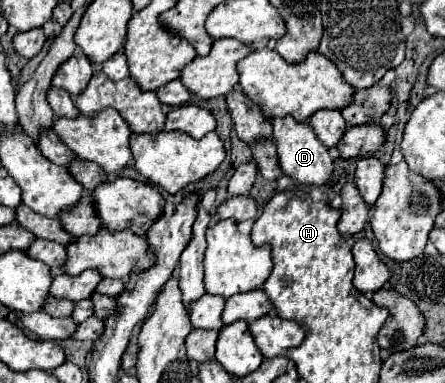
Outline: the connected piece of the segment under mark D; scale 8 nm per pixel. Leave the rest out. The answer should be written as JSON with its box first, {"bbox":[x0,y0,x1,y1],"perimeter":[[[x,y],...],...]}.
{"bbox":[272,116,334,184],"perimeter":[[[292,116],[284,118],[274,118],[272,120],[273,139],[278,148],[278,158],[280,158],[280,168],[284,174],[290,178],[296,178],[300,184],[324,184],[332,170],[334,170],[334,160],[330,158],[328,148],[316,138],[314,130],[306,122],[296,122]]]}

